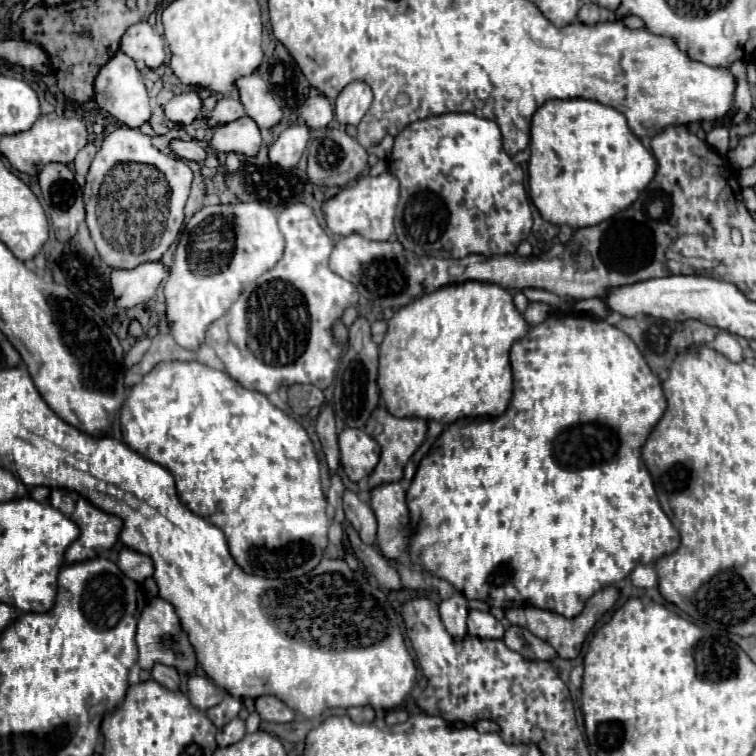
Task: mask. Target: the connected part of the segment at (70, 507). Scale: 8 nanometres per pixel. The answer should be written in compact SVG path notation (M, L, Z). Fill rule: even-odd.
M52 489L48 503L54 509L58 509L60 513L64 513L68 519L72 519L78 525L78 529L80 529L80 537L66 549L66 555L64 555L66 563L78 563L78 561L84 561L84 559L98 557L102 551L110 549L116 543L118 533L122 529L122 519L120 517L110 515L106 511L100 511L86 497L76 495L74 491L66 491L66 489Z

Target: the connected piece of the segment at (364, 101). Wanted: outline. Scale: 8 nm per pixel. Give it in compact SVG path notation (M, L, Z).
M352 81L342 89L334 103L336 119L342 125L358 125L372 103L372 91L362 81Z

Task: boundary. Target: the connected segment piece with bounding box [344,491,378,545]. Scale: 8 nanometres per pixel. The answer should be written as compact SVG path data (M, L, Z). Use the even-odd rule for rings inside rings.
M346 491L344 493L344 511L346 511L346 519L360 533L360 539L366 545L374 545L376 543L378 527L376 527L376 517L372 515L370 505L362 503L356 493Z

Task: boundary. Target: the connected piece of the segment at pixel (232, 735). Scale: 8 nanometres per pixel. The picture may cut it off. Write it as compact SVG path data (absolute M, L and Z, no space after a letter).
M232 719L232 723L226 723L218 735L216 735L216 741L218 741L218 747L228 747L232 743L238 743L242 737L246 735L246 725L242 719Z

